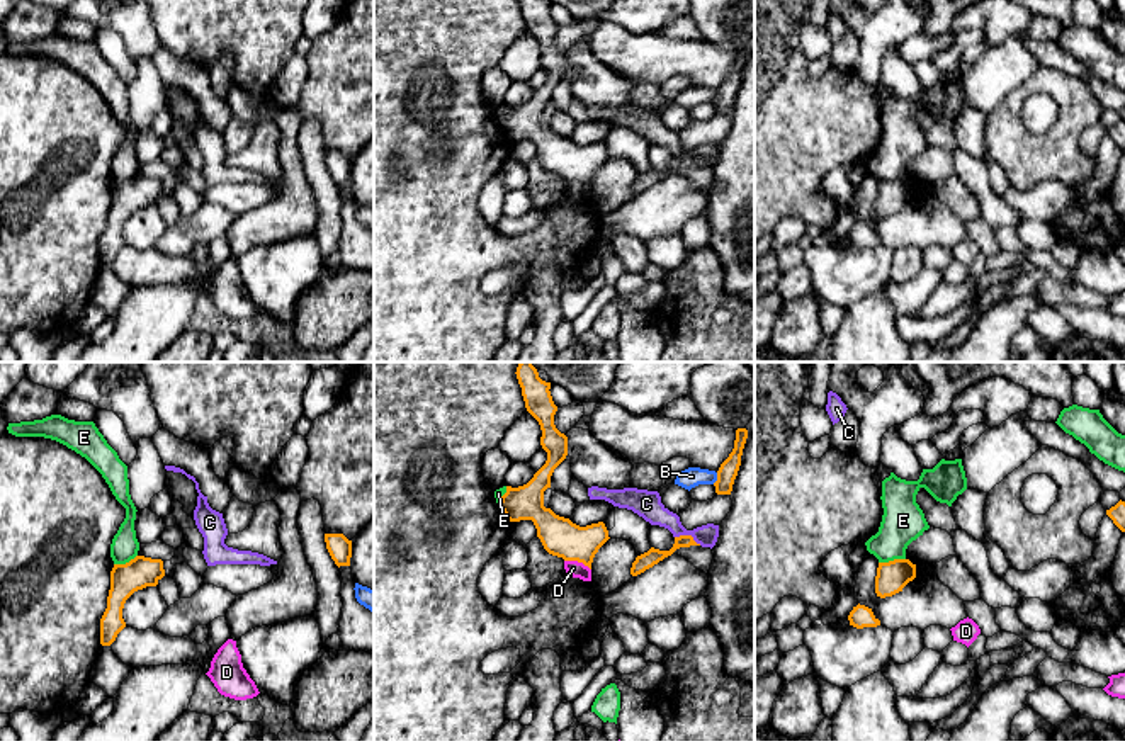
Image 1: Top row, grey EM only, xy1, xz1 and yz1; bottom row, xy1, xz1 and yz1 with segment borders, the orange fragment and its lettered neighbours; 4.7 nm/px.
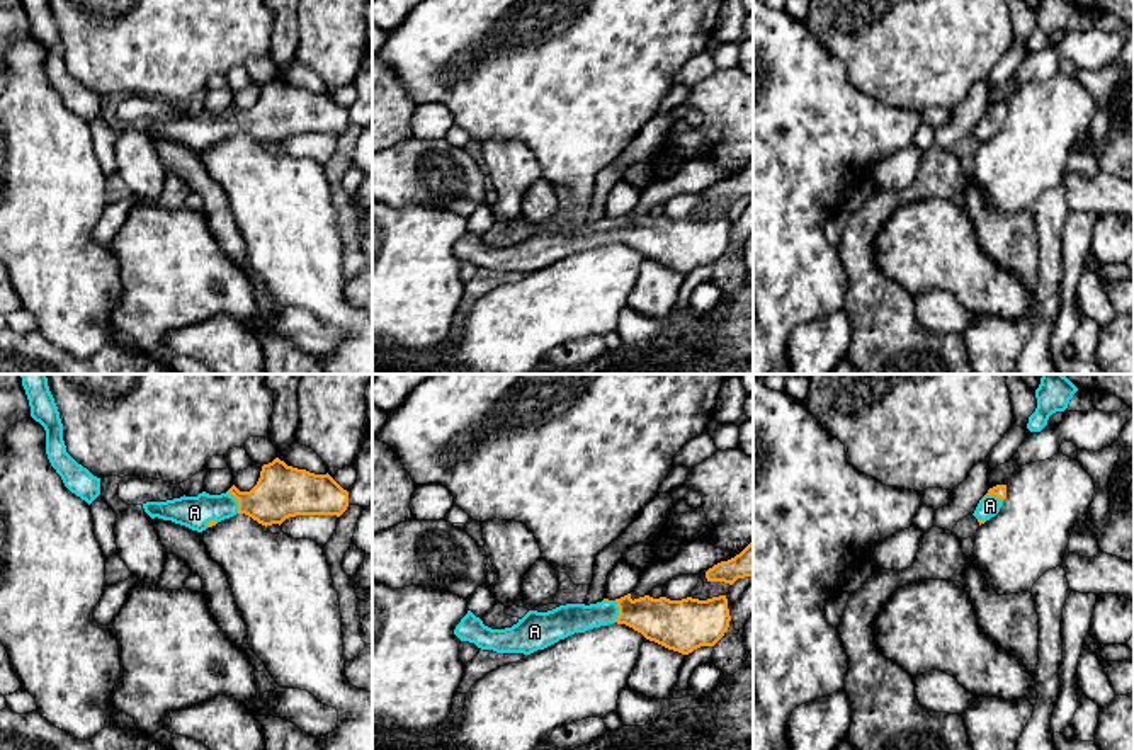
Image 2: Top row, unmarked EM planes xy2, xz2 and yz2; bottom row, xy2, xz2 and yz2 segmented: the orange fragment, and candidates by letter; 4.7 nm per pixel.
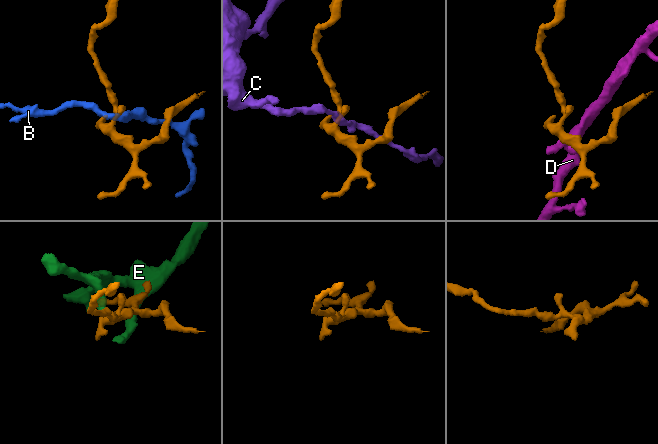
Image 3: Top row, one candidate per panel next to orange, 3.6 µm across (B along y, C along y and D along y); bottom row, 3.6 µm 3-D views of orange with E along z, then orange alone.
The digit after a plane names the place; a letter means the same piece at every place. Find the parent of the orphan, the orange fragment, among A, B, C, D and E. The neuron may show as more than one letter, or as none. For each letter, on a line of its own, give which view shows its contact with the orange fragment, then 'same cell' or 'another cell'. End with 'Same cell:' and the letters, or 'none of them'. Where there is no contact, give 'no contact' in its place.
A: contact in xy2; same cell
B: contact in xz1; another cell
C: contact in xz1; another cell
D: contact in xz1; another cell
E: contact in yz1; another cell
Same cell: A

